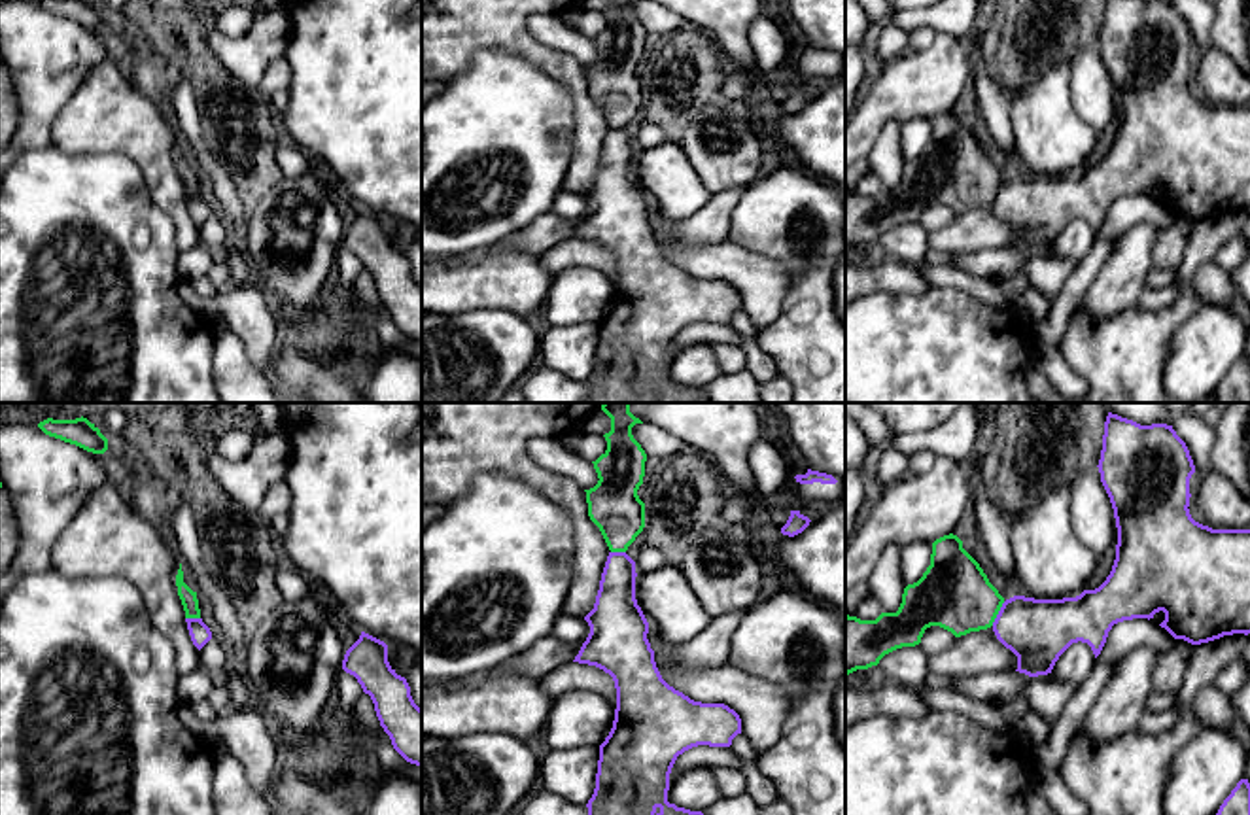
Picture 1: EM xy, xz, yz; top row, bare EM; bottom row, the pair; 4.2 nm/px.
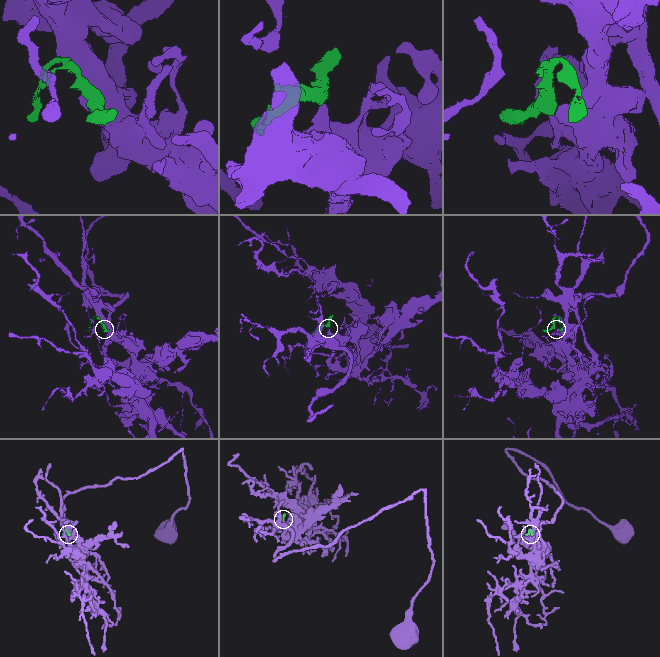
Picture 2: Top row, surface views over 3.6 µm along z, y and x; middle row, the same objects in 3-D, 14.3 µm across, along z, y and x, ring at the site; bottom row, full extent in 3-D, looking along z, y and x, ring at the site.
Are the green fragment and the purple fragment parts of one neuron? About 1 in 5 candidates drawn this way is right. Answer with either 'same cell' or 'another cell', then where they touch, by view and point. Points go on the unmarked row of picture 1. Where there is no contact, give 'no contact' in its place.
another cell | yz (997, 190)

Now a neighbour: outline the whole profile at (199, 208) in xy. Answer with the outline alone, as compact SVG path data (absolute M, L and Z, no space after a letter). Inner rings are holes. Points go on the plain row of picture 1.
M185 195L193 221L200 227L210 216L212 208L202 195Z

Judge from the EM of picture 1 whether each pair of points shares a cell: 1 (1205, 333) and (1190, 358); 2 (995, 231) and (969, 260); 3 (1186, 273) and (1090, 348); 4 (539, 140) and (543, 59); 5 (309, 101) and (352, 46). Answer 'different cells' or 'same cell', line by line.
1: same cell
2: different cells
3: same cell
4: different cells
5: same cell

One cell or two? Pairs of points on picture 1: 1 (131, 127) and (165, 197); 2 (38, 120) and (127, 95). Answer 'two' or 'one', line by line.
1: one
2: two

